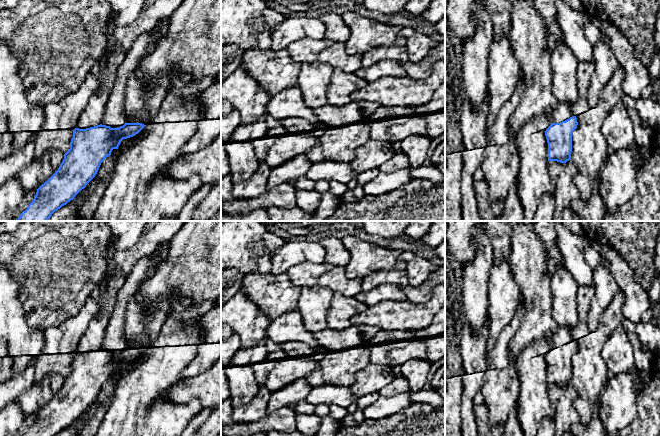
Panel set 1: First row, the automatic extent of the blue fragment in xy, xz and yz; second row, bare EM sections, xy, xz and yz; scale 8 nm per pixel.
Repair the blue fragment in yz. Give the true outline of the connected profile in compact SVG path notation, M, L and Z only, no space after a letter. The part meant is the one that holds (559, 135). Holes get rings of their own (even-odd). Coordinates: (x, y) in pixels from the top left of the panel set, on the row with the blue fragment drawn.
M558 102L552 113L553 123L545 131L548 161L566 163L571 160L572 134L578 125L572 107L570 102Z

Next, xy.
M137 69L127 80L124 111L126 120L135 120L135 123L125 123L119 128L111 128L102 124L86 129L75 128L70 149L64 154L58 170L37 189L33 201L15 221L47 221L55 211L73 200L95 177L101 163L111 155L112 150L118 149L123 139L138 134L144 128L143 122L154 116L159 110L170 88L170 82L165 75L156 78L155 82L153 87L144 89L138 79Z

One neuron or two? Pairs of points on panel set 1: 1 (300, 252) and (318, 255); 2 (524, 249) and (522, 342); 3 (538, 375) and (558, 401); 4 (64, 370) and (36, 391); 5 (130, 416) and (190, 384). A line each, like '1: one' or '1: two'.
1: one
2: one
3: two
4: two
5: two

